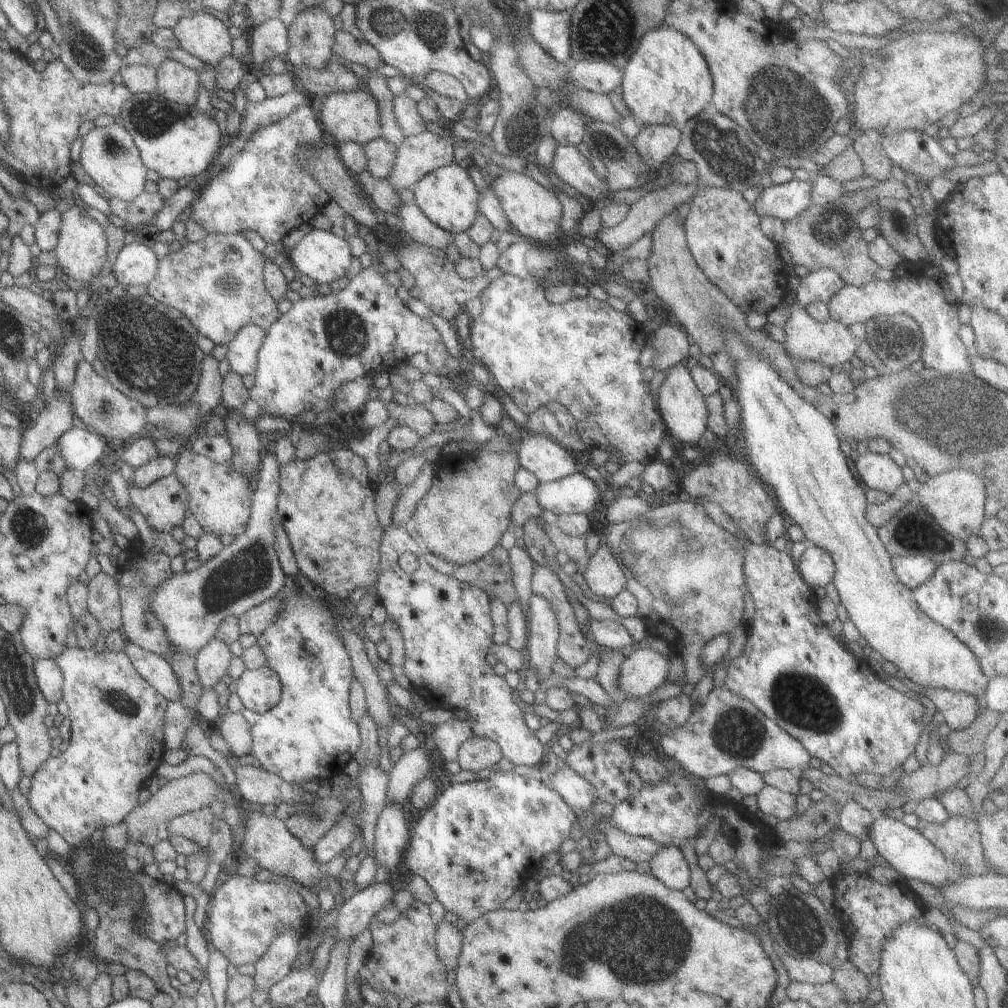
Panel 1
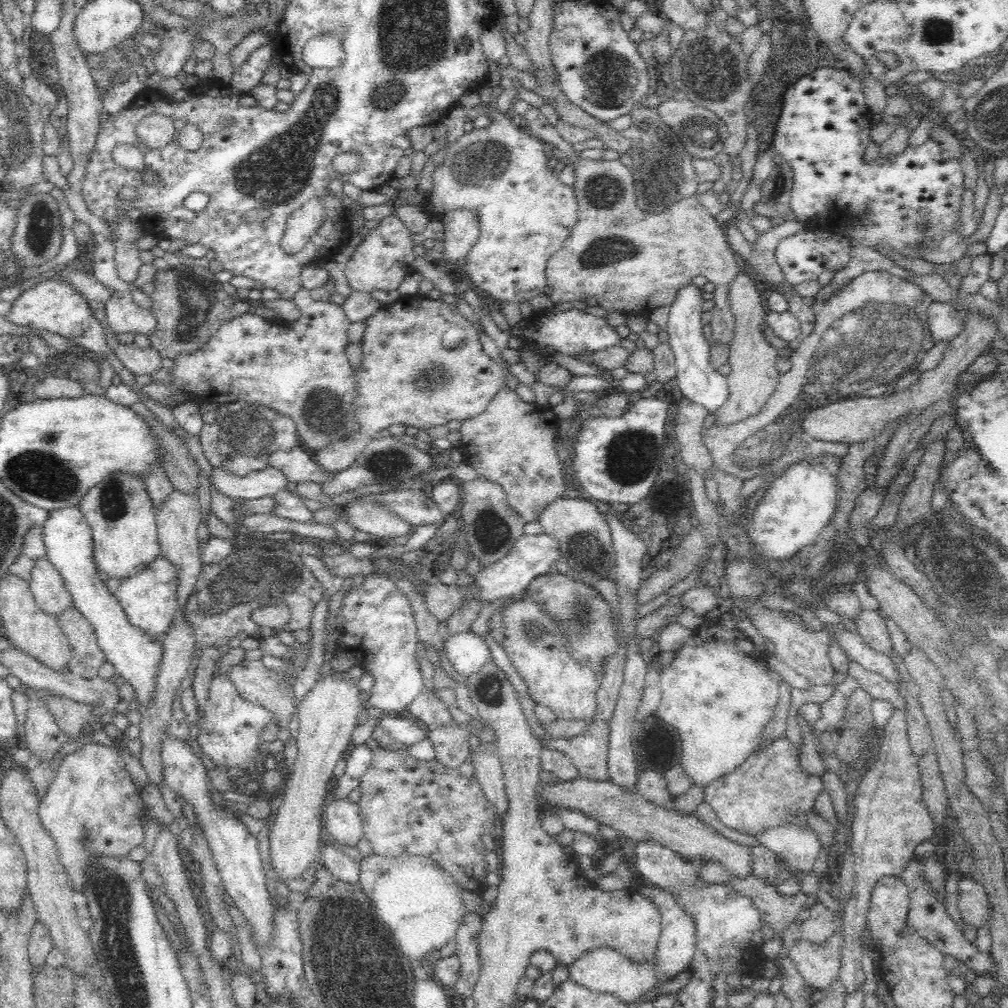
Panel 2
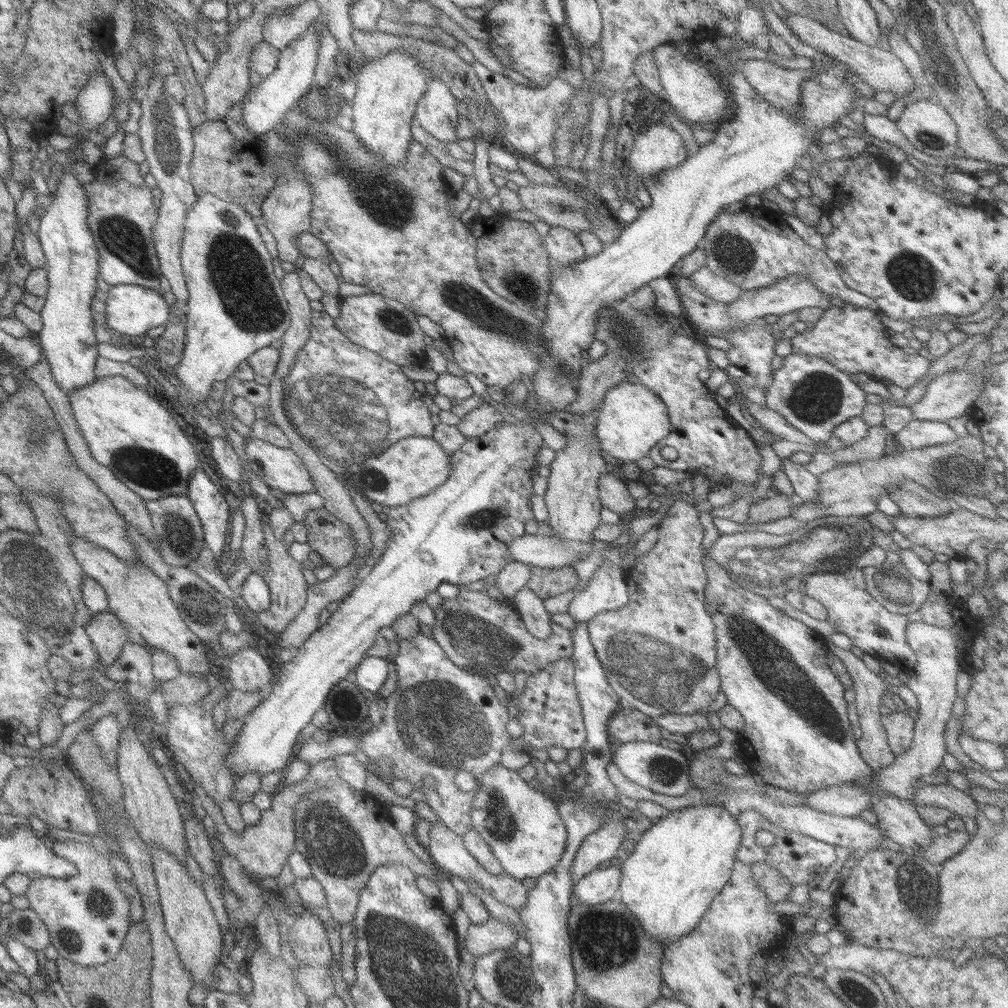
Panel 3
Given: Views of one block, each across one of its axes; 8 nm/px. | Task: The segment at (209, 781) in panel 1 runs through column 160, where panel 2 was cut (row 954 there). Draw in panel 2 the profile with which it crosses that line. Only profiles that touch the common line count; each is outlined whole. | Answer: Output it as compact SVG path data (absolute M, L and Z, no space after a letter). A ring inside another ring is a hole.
M840 932L823 947L797 939L788 949L788 960L798 969L806 985L822 990L839 974L841 960Z

